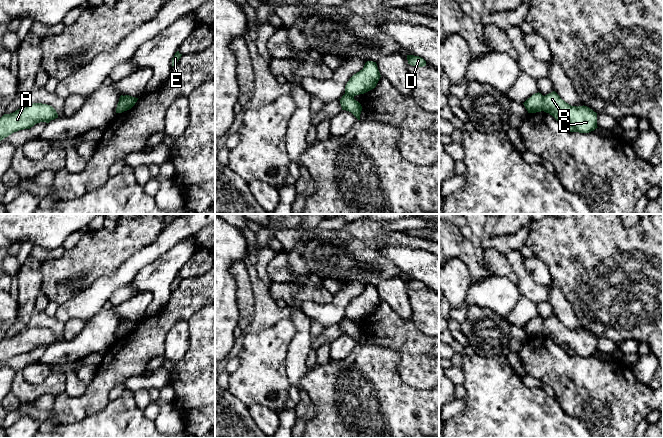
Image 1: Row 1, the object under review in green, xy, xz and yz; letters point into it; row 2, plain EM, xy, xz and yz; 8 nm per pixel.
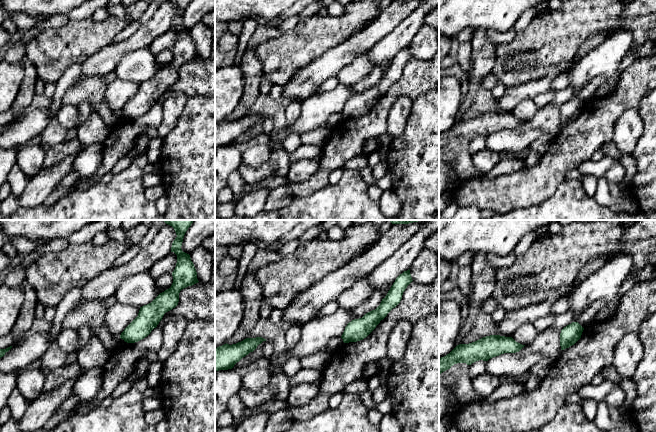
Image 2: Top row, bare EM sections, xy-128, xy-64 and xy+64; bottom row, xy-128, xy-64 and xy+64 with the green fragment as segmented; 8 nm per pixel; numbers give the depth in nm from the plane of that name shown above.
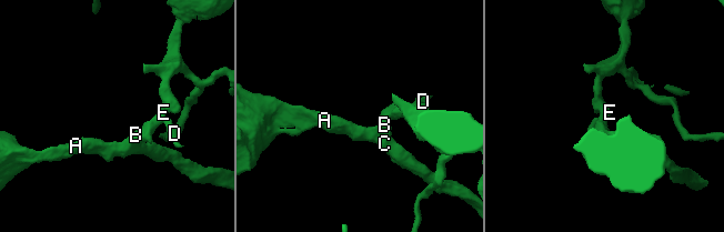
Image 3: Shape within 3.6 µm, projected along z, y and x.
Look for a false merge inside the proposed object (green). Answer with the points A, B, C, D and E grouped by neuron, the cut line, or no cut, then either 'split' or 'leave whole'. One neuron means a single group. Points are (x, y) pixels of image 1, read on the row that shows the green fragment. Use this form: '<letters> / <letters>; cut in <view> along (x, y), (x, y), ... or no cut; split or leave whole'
A B C / D E; cut in yz along (544, 96), (542, 110); split

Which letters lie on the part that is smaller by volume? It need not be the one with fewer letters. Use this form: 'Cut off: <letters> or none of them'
Cut off: A, B, C

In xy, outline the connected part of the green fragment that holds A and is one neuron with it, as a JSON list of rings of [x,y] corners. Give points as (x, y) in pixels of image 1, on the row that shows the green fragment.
[[[33,103],[0,118],[0,141],[14,132],[30,129],[40,122],[49,123],[58,118],[56,110],[47,104]]]

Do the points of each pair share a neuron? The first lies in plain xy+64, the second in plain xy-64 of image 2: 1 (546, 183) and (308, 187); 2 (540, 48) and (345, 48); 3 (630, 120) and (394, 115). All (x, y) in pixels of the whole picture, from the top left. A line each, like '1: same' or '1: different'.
1: same
2: different
3: same

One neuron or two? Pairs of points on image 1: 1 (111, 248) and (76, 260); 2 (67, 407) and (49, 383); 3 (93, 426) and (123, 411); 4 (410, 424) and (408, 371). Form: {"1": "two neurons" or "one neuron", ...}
{"1": "one neuron", "2": "two neurons", "3": "one neuron", "4": "two neurons"}

